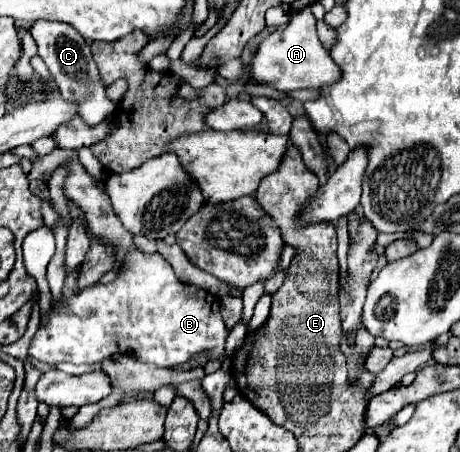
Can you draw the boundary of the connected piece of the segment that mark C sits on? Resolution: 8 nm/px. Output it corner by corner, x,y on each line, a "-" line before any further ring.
38,20
28,28
30,36
34,38
38,46
38,56
42,56
44,64
48,66
54,82
58,84
58,90
64,100
78,102
78,116
88,124
96,126
112,116
114,102
106,96
106,86
100,80
100,72
96,62
92,60
90,46
86,40
68,24
50,22
50,20

